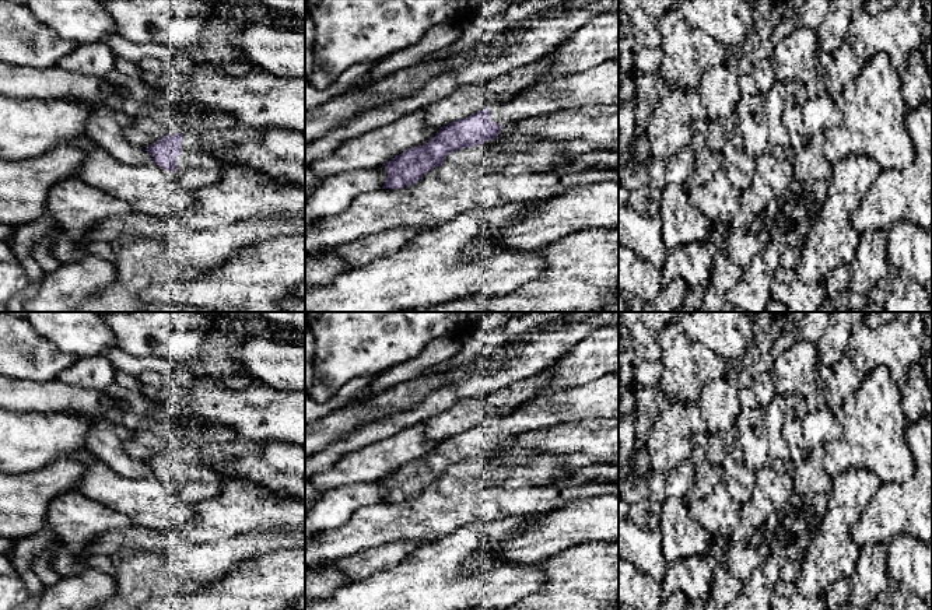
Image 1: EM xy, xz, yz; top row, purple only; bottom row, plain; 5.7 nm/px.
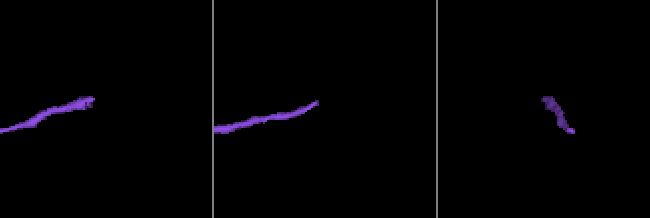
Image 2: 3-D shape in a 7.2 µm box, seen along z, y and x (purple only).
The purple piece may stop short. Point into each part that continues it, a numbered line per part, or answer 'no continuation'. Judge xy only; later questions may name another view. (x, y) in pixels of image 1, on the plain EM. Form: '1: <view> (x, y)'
1: xy (198, 481)

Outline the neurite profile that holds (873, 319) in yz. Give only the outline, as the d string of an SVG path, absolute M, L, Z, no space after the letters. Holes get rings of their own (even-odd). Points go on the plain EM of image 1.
M870 312L863 318L863 322L870 327L877 327L891 322L898 312Z

